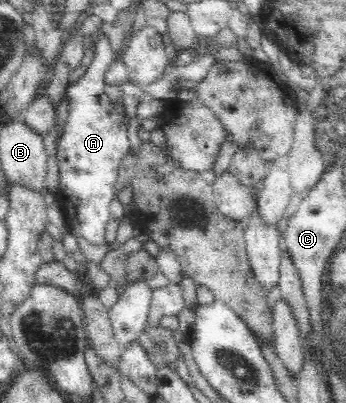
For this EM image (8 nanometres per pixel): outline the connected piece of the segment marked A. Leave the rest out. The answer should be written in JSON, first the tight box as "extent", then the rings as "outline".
{"extent":[56,23,130,245],"outline":[[[98,23],[94,31],[94,57],[86,73],[68,85],[63,98],[68,103],[68,117],[56,147],[58,160],[58,190],[56,200],[67,226],[92,245],[105,243],[105,225],[110,221],[110,203],[116,198],[114,187],[120,164],[130,153],[128,124],[122,122],[120,112],[112,106],[104,91],[104,73],[114,61],[111,40]]]}

